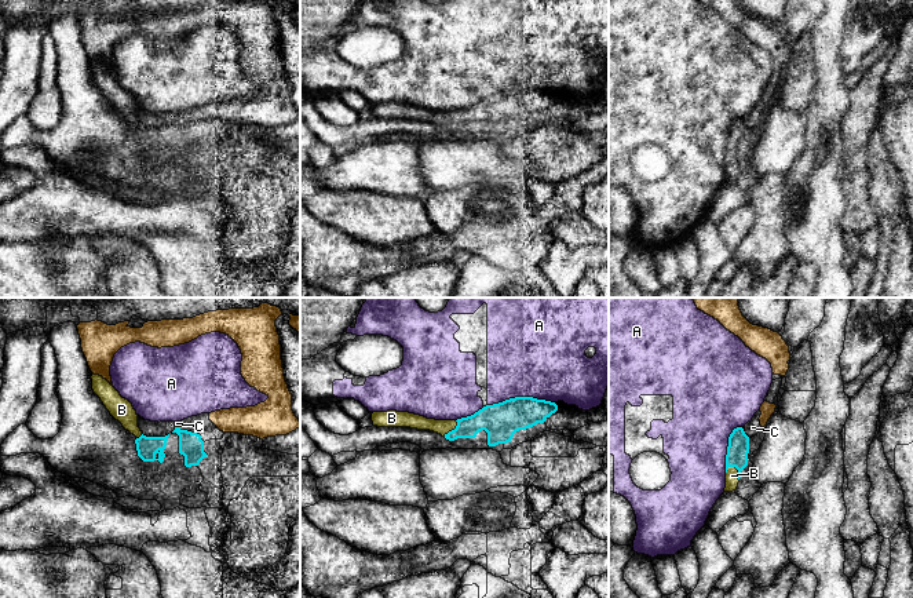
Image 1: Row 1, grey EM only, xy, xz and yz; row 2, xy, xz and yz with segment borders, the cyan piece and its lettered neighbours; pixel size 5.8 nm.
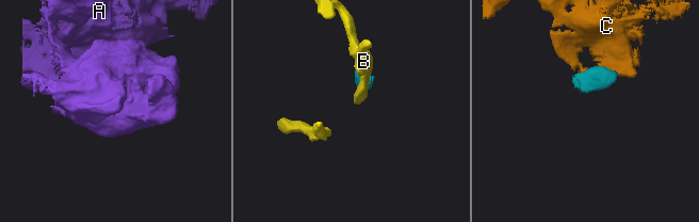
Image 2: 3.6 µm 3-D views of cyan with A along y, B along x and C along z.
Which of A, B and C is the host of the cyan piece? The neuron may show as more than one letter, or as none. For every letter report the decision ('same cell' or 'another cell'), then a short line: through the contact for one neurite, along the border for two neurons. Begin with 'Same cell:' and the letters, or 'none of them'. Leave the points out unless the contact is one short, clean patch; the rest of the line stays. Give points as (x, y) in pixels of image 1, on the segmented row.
Same cell: B
A: another cell
B: same cell; line yz (738, 442), (738, 471), (731, 476)
C: another cell

